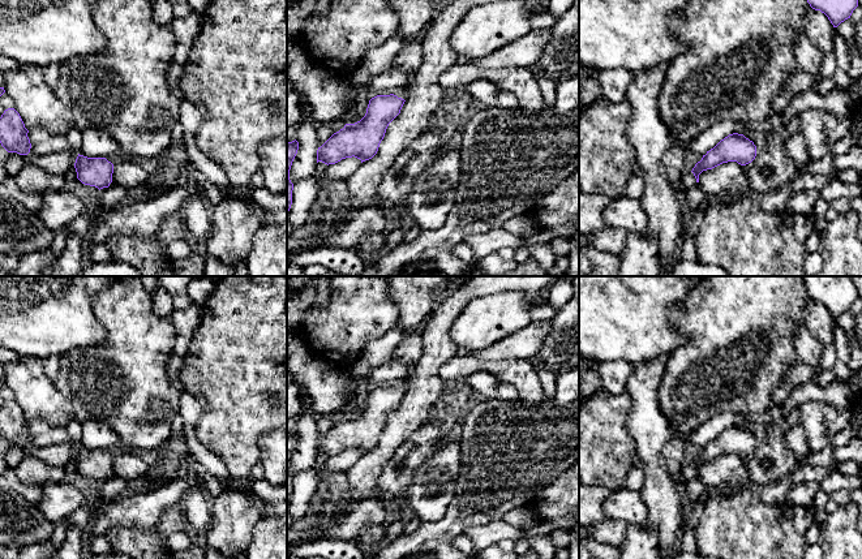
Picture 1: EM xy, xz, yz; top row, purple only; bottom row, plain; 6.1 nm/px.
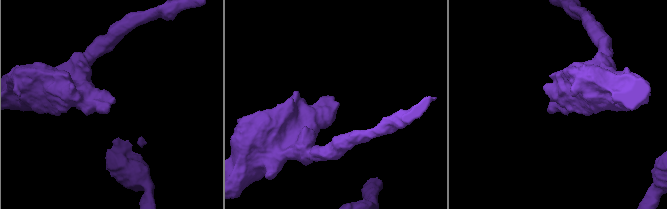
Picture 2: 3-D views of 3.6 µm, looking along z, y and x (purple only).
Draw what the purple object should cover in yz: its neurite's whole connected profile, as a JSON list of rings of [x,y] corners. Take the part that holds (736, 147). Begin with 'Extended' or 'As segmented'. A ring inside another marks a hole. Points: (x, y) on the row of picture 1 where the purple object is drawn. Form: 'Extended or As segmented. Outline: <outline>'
Extended. Outline: [[[733,133],[721,139],[703,155],[691,172],[685,172],[676,192],[687,192],[699,182],[703,171],[712,169],[722,163],[737,162],[741,165],[751,163],[756,156],[756,146],[743,134]]]

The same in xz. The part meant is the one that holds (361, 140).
Extended. Outline: [[[408,74],[408,85],[390,95],[377,95],[369,100],[365,116],[355,122],[346,124],[317,150],[317,163],[335,164],[346,158],[357,158],[363,162],[372,159],[385,137],[389,124],[400,113],[415,79]]]

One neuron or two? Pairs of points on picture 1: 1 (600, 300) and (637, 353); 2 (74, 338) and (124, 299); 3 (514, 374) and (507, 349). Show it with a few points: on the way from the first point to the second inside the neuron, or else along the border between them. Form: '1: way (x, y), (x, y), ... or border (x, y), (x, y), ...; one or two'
1: way (613, 313), (637, 336), (637, 340); one
2: border (106, 289), (93, 305), (106, 339), (86, 347); two
3: border (479, 358), (526, 358), (530, 361); two

